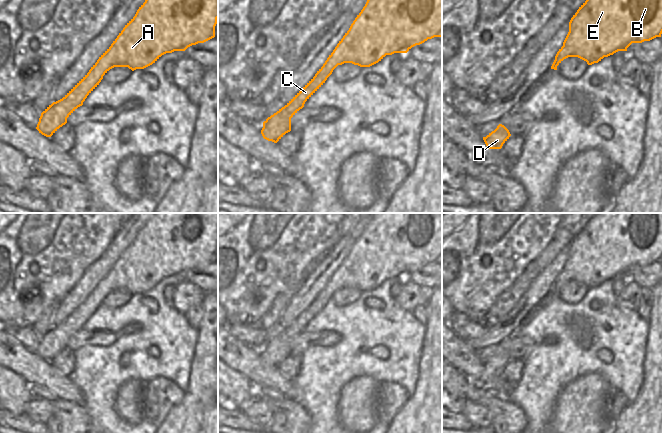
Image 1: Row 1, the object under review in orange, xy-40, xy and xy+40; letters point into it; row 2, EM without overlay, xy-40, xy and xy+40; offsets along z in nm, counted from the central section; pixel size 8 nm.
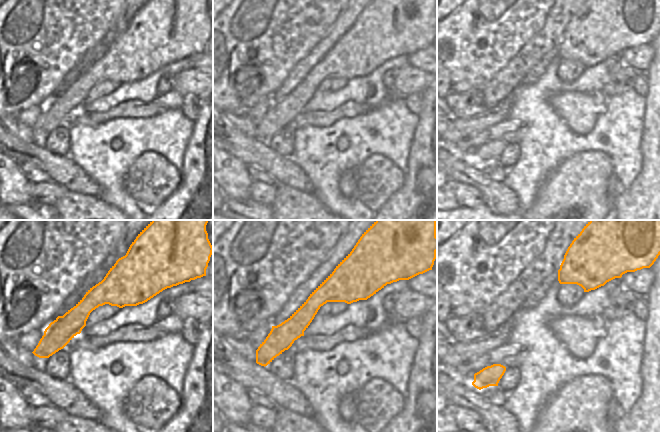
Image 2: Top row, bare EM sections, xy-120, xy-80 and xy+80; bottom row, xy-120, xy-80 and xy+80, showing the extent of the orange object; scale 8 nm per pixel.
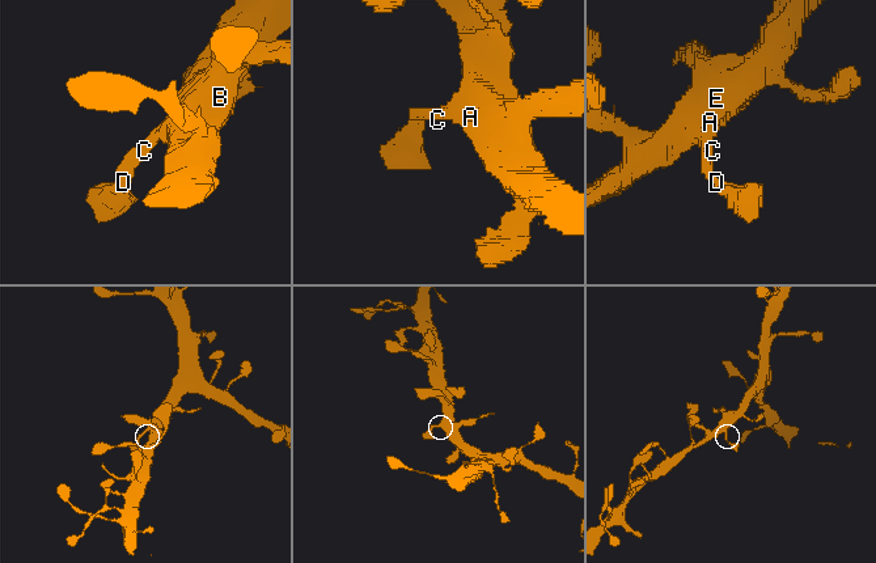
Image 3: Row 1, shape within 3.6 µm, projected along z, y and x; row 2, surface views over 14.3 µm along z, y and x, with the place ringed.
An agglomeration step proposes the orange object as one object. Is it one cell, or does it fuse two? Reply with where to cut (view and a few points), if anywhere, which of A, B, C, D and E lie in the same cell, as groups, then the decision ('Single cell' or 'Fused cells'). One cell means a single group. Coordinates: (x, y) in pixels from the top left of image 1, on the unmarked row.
No split. Groups: A B C D E. Single cell

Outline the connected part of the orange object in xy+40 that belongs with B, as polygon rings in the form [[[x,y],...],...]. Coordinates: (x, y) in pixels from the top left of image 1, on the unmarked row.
[[[597,213],[589,219],[569,246],[569,256],[555,280],[551,293],[568,281],[578,281],[588,289],[618,275],[627,275],[632,267],[650,265],[662,258],[662,213]]]

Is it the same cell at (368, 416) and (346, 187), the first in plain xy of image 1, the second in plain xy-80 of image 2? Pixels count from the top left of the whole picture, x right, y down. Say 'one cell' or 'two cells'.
one cell

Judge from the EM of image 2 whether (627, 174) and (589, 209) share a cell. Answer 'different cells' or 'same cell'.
different cells

